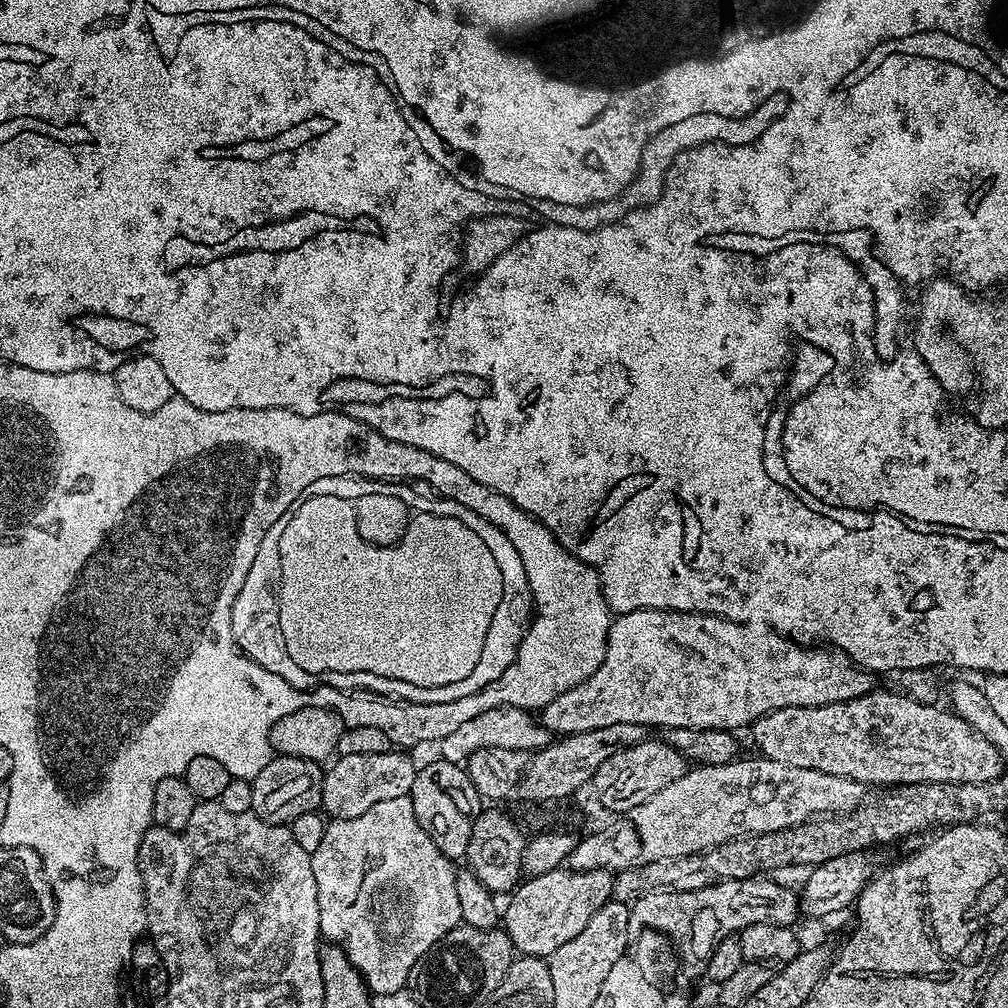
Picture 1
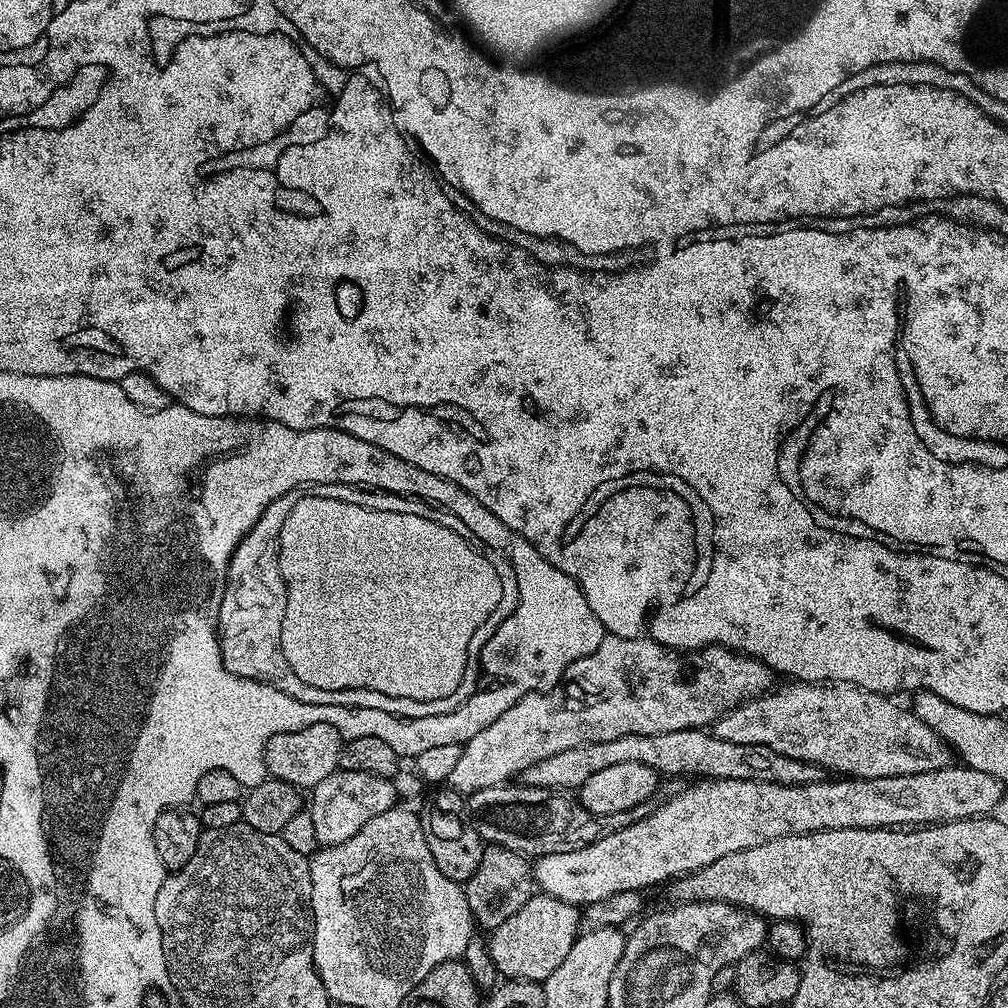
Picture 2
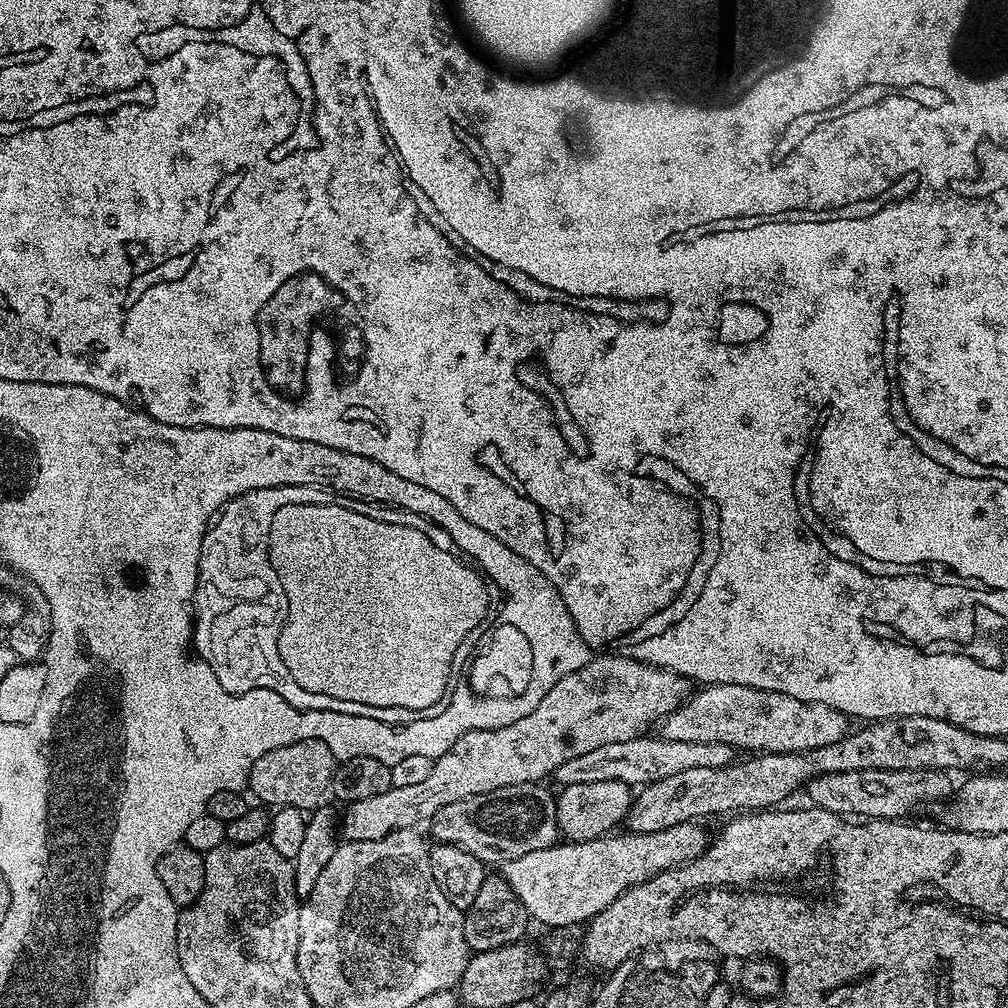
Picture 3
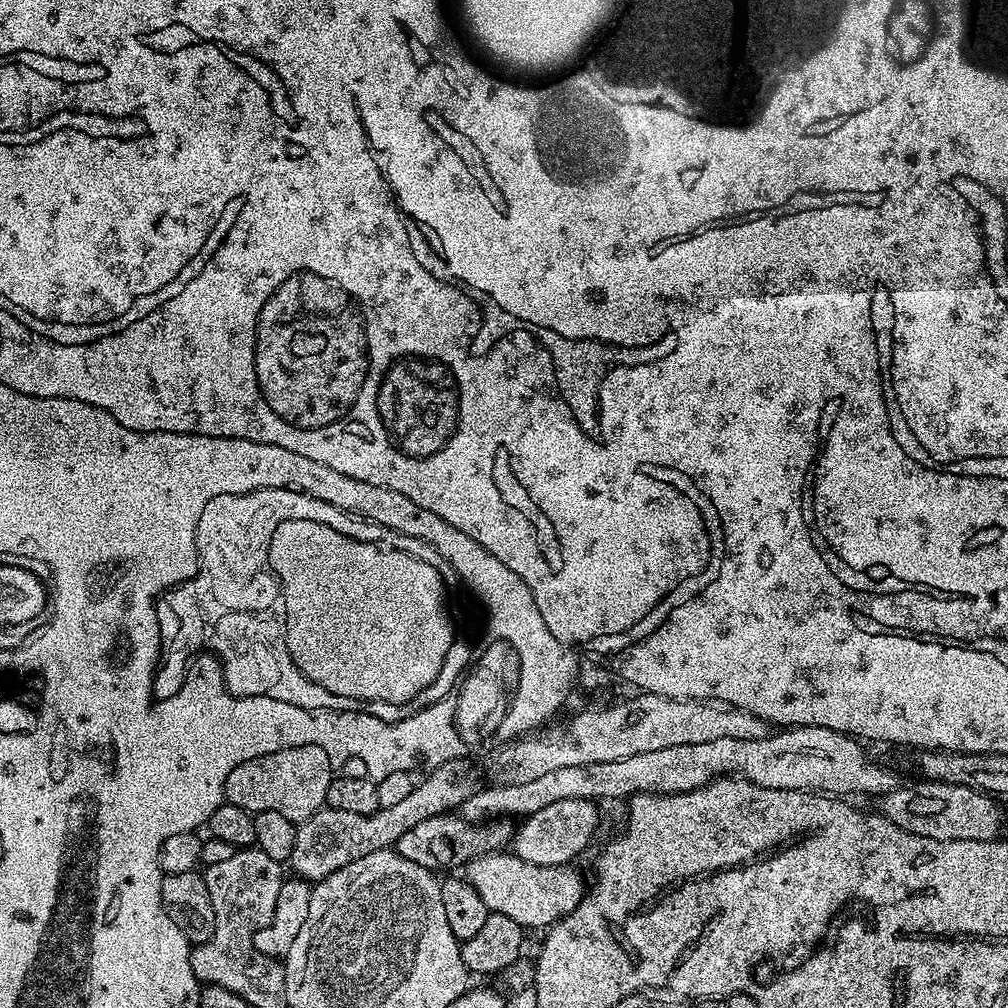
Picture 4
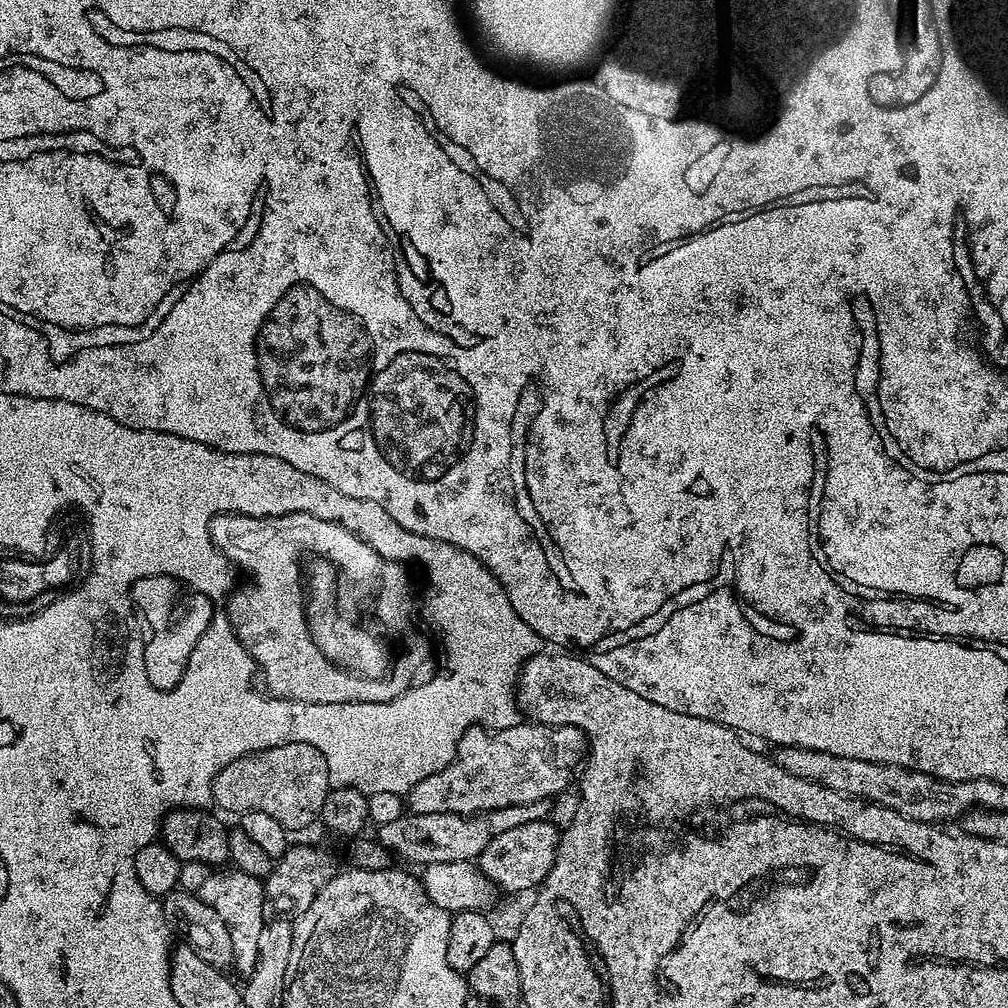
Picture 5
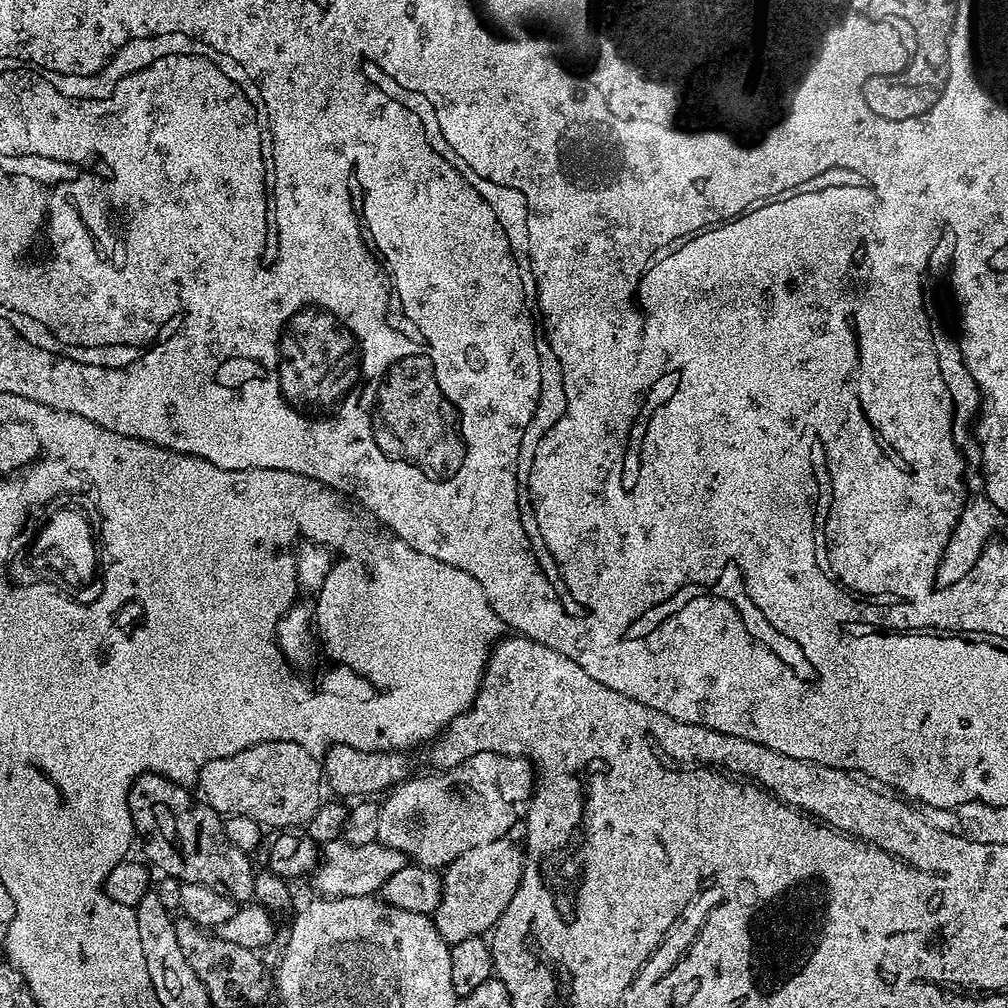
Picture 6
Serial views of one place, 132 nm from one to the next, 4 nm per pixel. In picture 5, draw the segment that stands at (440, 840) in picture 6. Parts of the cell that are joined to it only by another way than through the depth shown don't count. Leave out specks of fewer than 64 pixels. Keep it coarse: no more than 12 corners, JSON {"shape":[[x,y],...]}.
{"shape":[[521,722],[407,793],[415,815],[548,800],[571,780],[584,733]]}

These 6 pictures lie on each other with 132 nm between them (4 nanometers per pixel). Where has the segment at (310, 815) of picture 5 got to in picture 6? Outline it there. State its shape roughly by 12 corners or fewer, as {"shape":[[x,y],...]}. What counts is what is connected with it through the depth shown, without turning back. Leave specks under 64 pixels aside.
{"shape":[[297,744],[210,762],[199,795],[221,817],[304,826],[322,764]]}

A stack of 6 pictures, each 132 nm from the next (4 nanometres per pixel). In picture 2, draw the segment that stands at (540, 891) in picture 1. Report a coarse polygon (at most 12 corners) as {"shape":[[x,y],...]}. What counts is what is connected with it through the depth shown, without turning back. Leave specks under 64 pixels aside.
{"shape":[[534,894],[487,946],[508,980],[543,982],[580,932],[581,909]]}

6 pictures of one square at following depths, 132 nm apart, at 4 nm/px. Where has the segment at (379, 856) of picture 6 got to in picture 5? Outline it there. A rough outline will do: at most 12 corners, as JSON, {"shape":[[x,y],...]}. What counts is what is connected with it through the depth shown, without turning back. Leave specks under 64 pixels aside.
{"shape":[[548,800],[502,810],[405,814],[375,829],[417,866],[472,862],[506,830],[549,815]]}

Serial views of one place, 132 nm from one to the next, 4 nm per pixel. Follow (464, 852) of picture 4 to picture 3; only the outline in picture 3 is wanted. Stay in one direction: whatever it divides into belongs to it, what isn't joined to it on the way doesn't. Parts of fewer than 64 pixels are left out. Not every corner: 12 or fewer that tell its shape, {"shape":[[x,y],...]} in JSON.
{"shape":[[502,786],[432,815],[433,841],[503,866],[557,843],[556,796]]}

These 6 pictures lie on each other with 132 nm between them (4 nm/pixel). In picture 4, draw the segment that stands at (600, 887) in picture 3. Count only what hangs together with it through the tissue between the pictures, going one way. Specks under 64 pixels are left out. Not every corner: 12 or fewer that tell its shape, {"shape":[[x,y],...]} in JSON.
{"shape":[[508,850],[466,865],[489,912],[547,930],[586,895],[575,867]]}

